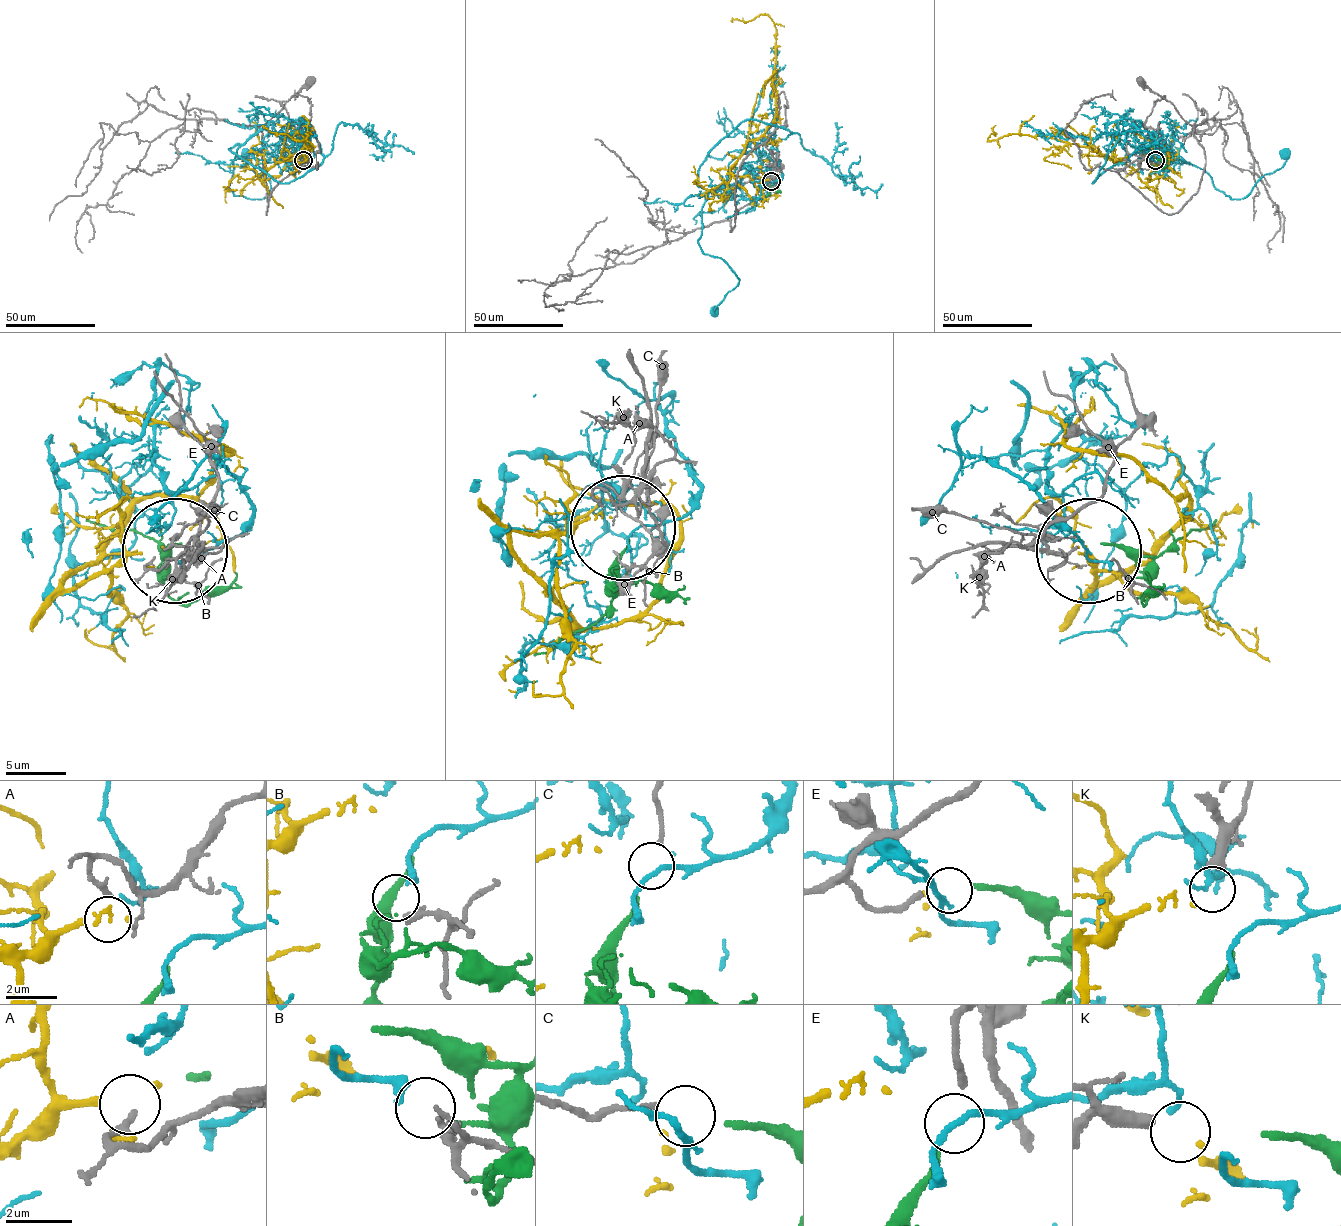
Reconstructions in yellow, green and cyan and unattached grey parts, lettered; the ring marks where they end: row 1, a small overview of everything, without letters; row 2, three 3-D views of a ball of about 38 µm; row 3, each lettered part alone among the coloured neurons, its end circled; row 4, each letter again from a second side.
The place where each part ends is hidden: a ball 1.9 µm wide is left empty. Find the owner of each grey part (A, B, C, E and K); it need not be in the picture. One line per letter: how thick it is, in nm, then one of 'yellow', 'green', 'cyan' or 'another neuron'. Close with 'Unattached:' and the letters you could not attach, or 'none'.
A: 200 nm | another neuron
B: 280 nm | cyan
C: 140 nm | another neuron
E: 240 nm | green
K: 440 nm | yellow
Unattached: A, C

